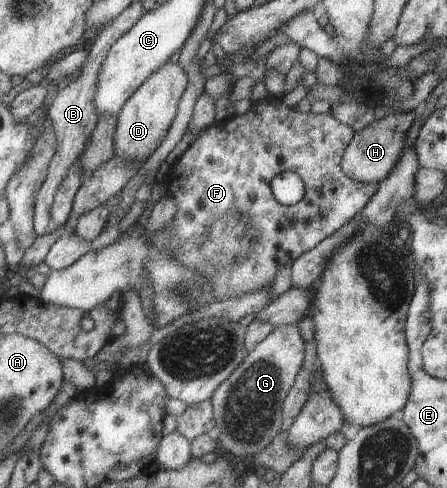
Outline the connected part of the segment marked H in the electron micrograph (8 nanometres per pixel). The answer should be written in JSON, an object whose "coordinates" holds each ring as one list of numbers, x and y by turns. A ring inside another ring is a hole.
{"coordinates":[[414,109,405,113,389,114,376,119,360,132,353,132,348,146,344,149,339,162,344,176,364,184,374,184,384,180,392,166,398,162,402,146,404,146,406,131,410,128,412,120,416,118]]}

